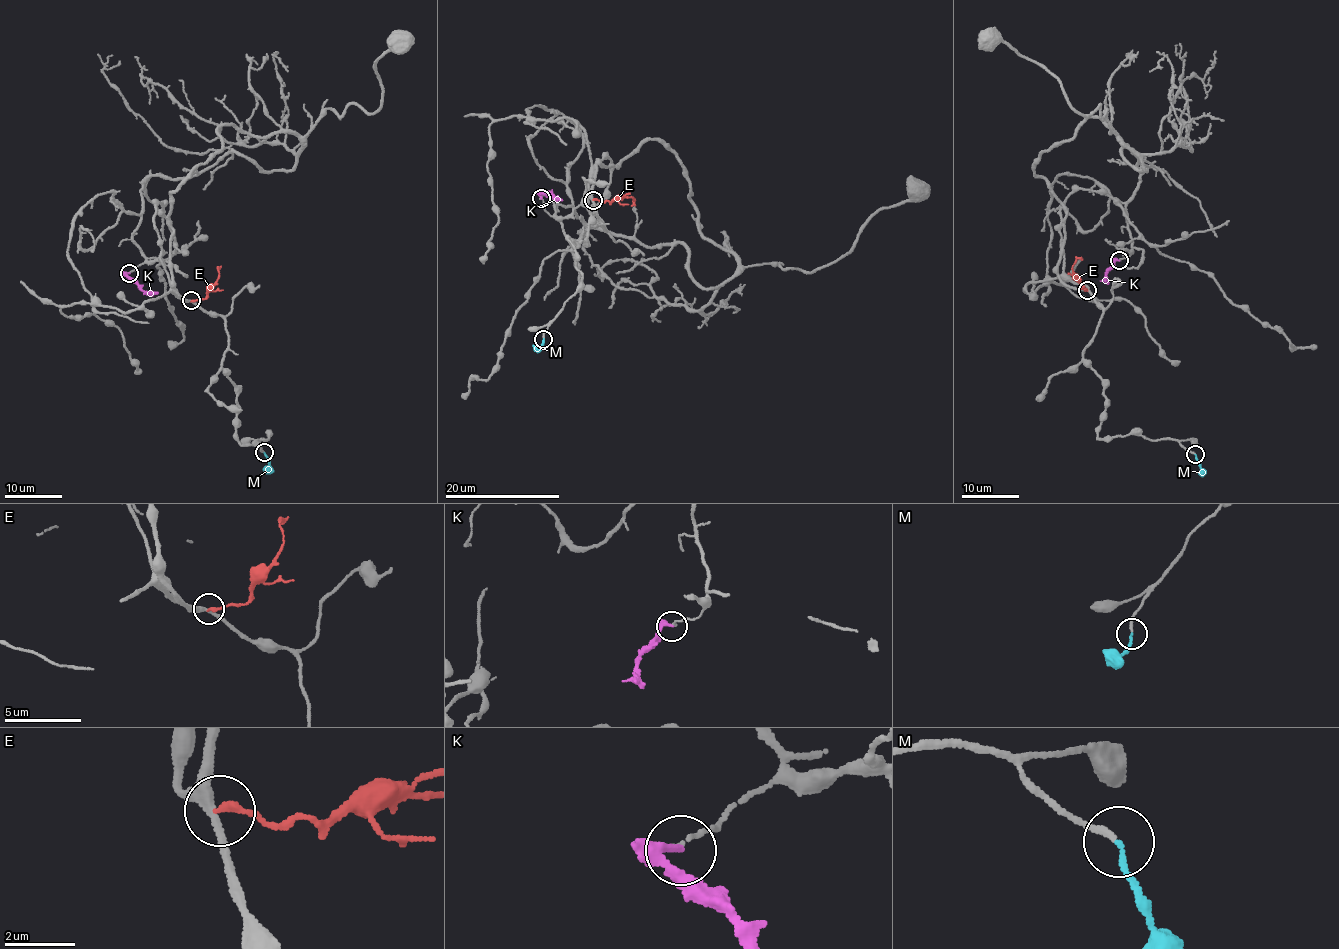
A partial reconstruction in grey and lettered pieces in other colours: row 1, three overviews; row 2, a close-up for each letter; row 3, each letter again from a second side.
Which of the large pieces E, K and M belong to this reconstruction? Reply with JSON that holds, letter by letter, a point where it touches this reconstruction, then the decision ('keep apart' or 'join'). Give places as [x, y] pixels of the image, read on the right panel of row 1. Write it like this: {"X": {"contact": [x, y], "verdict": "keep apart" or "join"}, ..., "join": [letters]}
{"E": {"contact": [1087, 290], "verdict": "keep apart"}, "K": {"contact": [1119, 260], "verdict": "keep apart"}, "M": {"contact": [1195, 454], "verdict": "join"}, "join": ["M"]}

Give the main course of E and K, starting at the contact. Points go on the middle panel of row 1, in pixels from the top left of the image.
E: (594, 199), (631, 197), (631, 205)
K: (541, 198), (540, 193), (550, 193), (561, 201)

